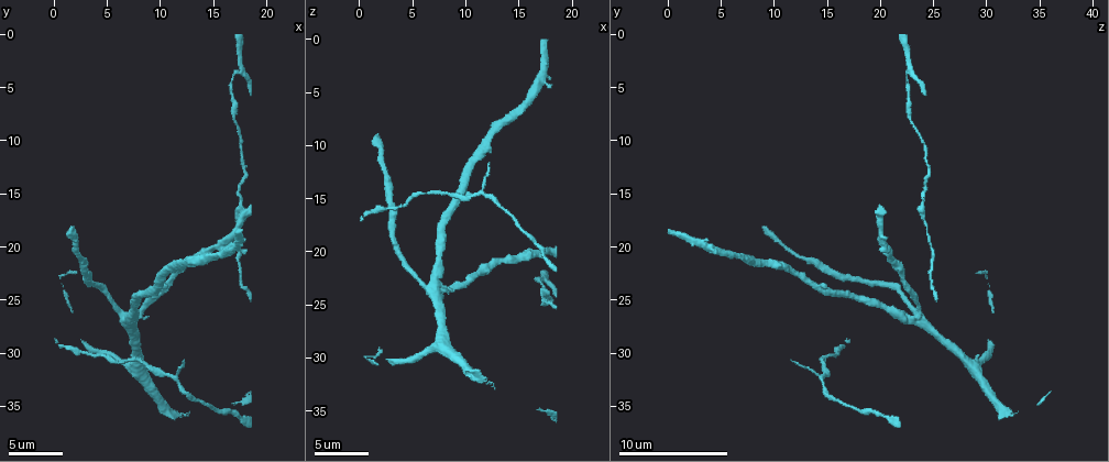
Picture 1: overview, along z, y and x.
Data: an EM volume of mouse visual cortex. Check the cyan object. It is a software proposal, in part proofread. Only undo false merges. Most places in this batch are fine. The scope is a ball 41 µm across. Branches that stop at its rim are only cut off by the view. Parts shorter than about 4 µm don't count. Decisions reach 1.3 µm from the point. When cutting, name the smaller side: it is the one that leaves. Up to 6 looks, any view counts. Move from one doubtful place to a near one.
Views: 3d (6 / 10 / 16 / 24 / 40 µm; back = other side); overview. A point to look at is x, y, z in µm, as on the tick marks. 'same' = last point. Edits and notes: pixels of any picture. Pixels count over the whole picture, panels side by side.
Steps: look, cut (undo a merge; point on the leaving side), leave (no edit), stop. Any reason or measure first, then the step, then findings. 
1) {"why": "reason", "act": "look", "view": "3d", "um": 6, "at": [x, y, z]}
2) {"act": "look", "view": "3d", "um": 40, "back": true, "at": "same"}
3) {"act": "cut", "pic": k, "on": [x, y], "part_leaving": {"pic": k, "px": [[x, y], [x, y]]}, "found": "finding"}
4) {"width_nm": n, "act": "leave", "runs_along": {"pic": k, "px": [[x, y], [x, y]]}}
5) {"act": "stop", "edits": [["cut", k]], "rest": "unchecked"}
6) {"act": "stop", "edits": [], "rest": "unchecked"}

{"act": "look", "view": "3d", "um": 6, "at": [10.2, 24.4, 23.0]}

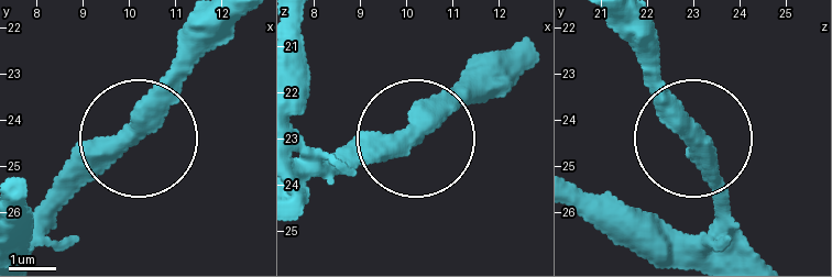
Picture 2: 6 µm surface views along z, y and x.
{"act": "leave", "runs_along": {"pic": 2, "px": [[397, 128], [409, 136], [358, 159], [303, 164]]}, "found": "continuous, no second neuron"}

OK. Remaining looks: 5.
{"act": "look", "view": "3d", "um": 10, "at": [17.2, 16.4, 23.6]}

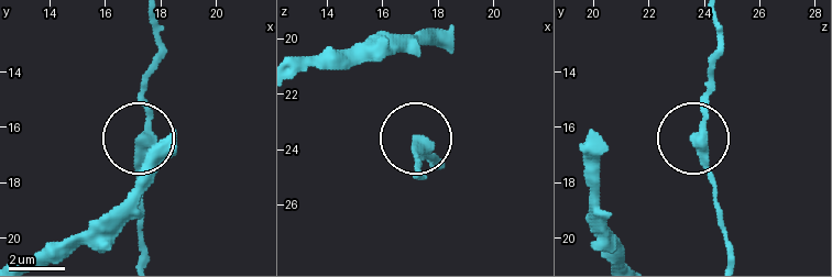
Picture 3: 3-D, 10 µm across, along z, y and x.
{"act": "look", "view": "3d", "um": 6, "at": [17.3, 16.4, 23.7]}

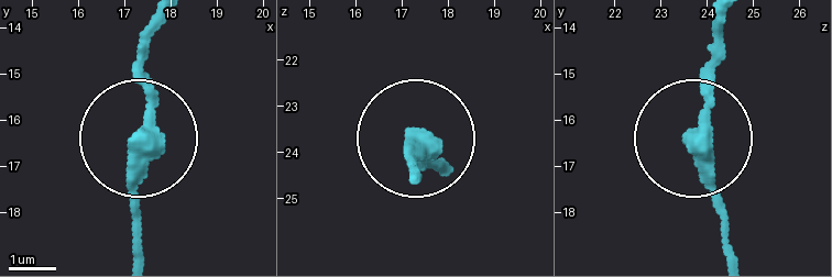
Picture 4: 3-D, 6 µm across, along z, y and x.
{"width_nm": 360, "act": "leave", "found": "all the same neuron"}

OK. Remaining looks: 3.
{"act": "look", "view": "3d", "um": 10, "at": [6.8, 26.8, 22.8]}

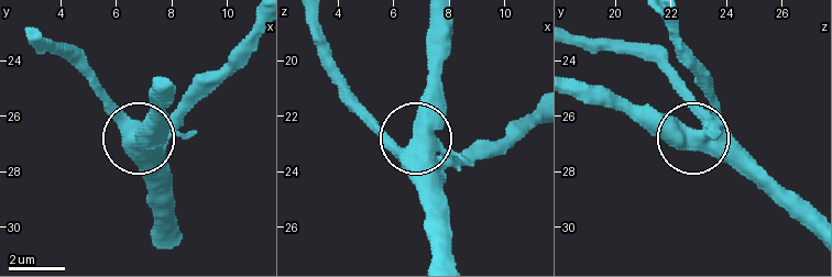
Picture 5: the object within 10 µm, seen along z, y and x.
{"act": "look", "view": "3d", "um": 6, "at": [6.8, 27.0, 22.8]}

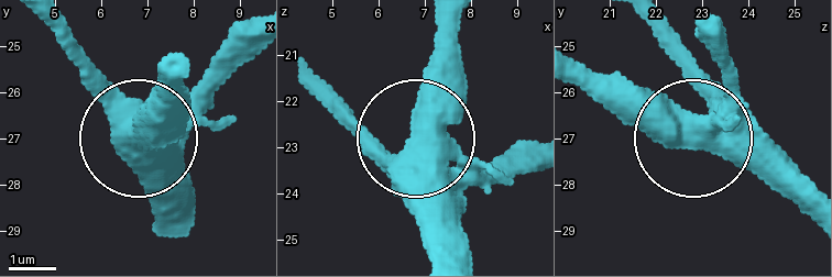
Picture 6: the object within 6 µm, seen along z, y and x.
{"act": "leave", "found": "one neuron here"}

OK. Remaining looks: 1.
{"act": "stop", "edits": [], "rest": "unchecked"}

